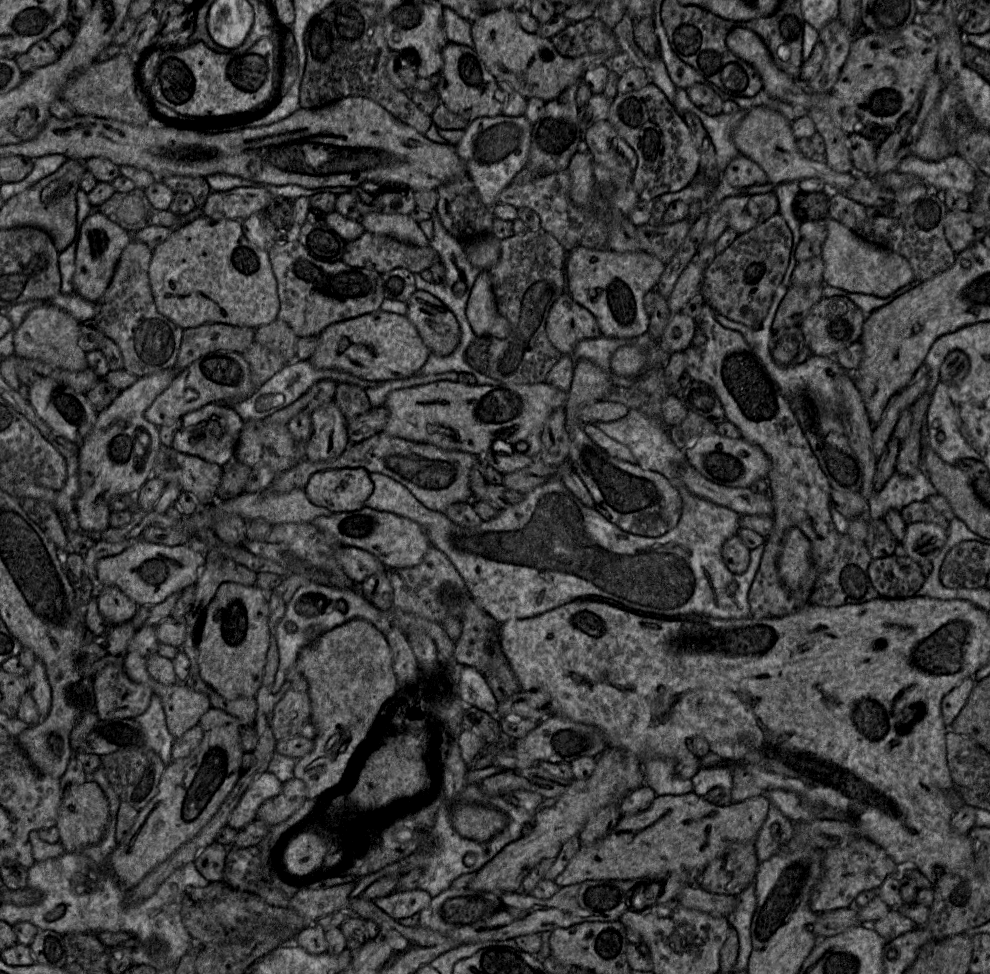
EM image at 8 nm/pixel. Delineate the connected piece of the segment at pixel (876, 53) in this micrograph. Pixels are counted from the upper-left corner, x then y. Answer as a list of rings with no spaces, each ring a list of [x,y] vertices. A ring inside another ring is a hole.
[[[913,22],[893,35],[863,33],[857,35],[831,91],[812,92],[775,64],[770,51],[755,32],[736,28],[726,37],[728,49],[750,64],[763,80],[763,89],[773,98],[790,105],[800,105],[810,111],[819,108],[827,112],[847,135],[856,128],[875,126],[890,135],[897,130],[900,119],[913,107],[933,72],[939,49],[939,38],[920,24]]]

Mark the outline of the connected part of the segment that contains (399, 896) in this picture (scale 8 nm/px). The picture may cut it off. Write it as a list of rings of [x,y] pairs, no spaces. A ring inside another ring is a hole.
[[[421,889],[395,891],[372,900],[374,904],[395,920],[410,917],[427,908],[432,900],[430,894]]]

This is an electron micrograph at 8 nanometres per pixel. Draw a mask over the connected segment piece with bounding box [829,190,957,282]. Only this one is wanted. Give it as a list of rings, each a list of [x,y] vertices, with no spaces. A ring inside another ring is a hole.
[[[930,190],[923,198],[920,198],[919,200],[915,201],[914,203],[912,203],[910,205],[899,206],[895,202],[891,205],[887,205],[884,207],[864,206],[864,205],[859,204],[859,203],[853,201],[852,199],[848,198],[845,193],[831,193],[830,206],[829,206],[829,217],[830,218],[843,224],[844,226],[849,228],[851,231],[853,231],[857,236],[861,237],[862,239],[864,239],[872,244],[875,244],[875,245],[878,245],[878,246],[883,247],[885,249],[888,249],[890,251],[902,256],[903,258],[905,258],[909,262],[909,264],[913,270],[915,280],[919,280],[922,282],[928,281],[928,280],[938,276],[939,274],[945,272],[951,266],[953,266],[953,264],[955,263],[957,254],[950,247],[950,245],[945,237],[945,233],[944,233],[944,219],[945,219],[945,215],[947,212],[948,212],[948,209],[942,199],[941,192],[938,192],[936,190]]]

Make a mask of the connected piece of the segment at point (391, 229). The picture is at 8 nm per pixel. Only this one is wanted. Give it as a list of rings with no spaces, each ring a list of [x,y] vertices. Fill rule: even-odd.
[[[372,212],[361,216],[359,221],[366,232],[386,235],[417,247],[429,245],[418,223],[409,215]]]

